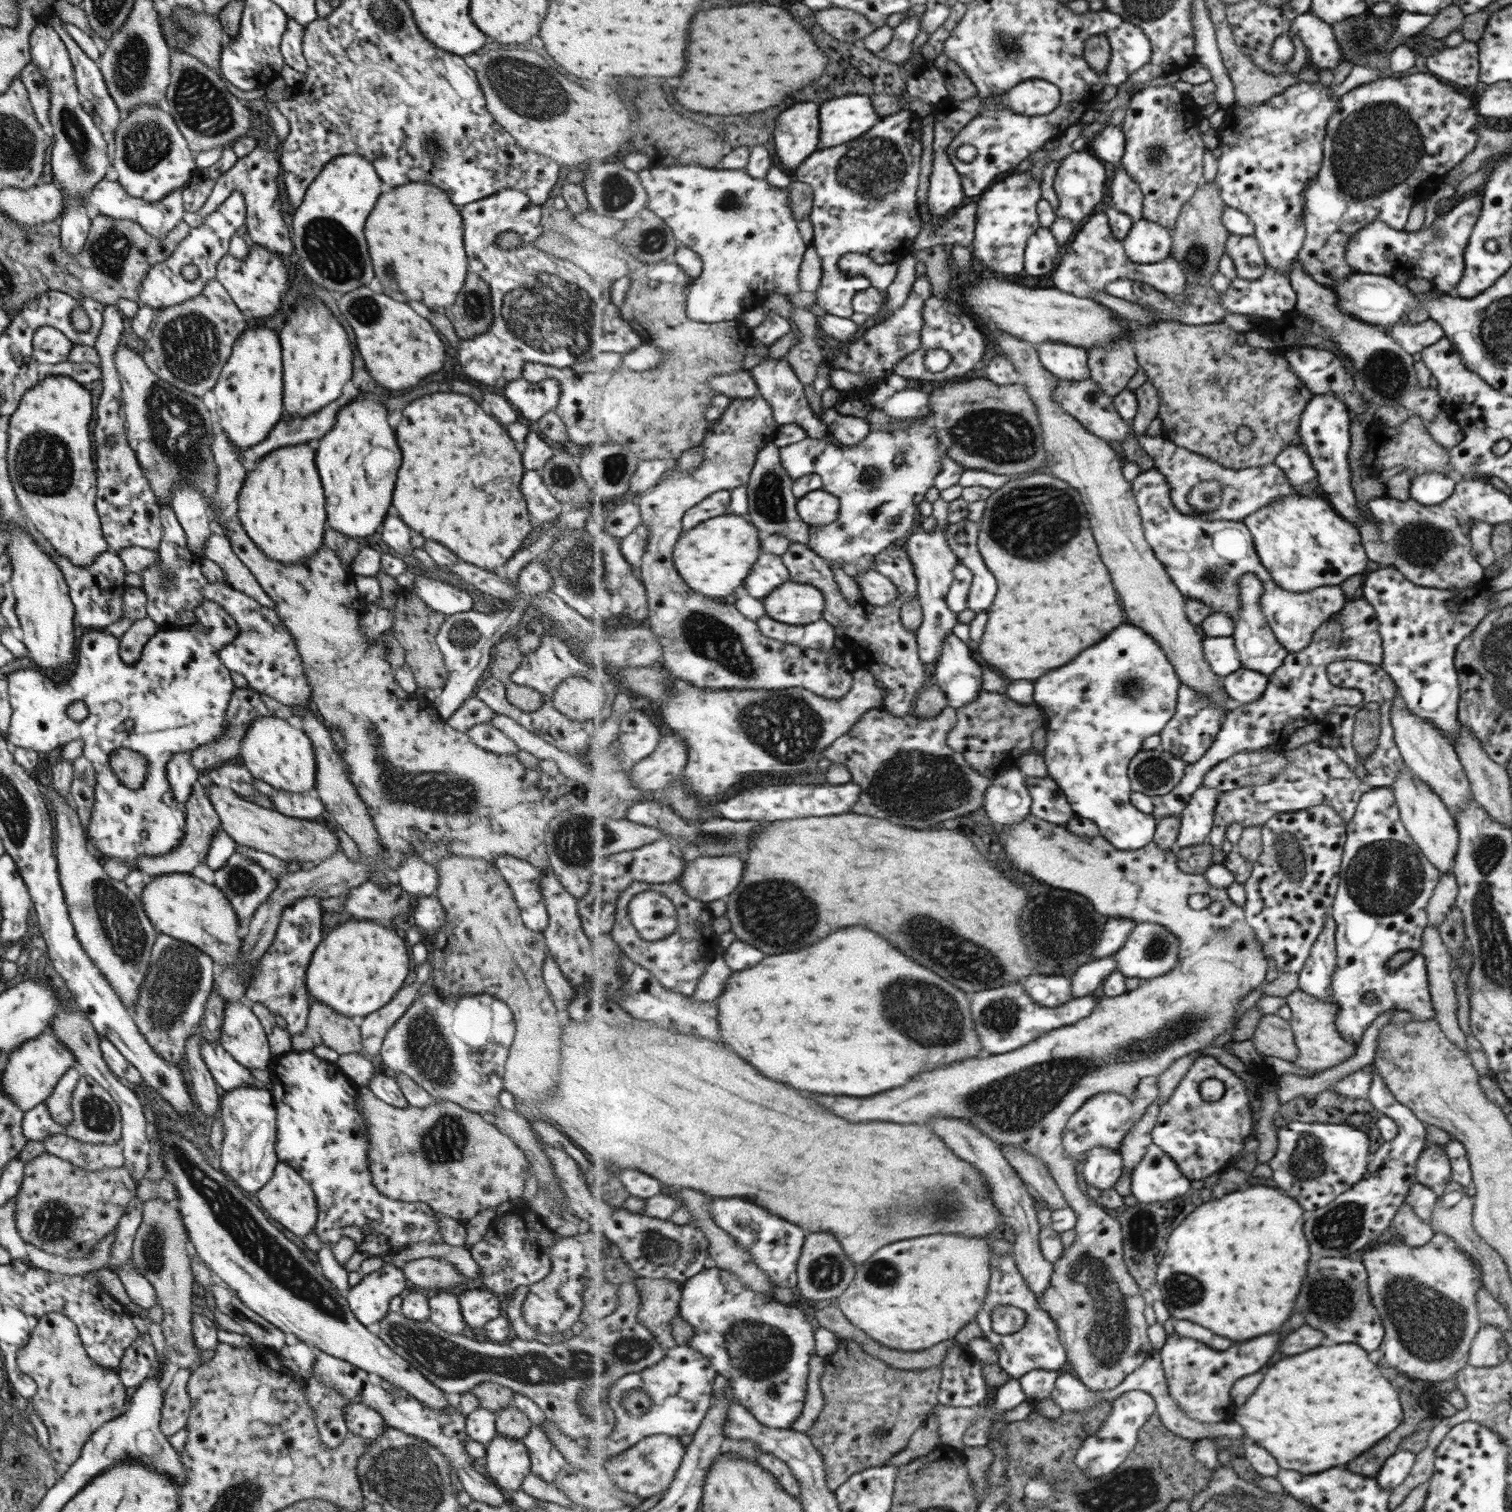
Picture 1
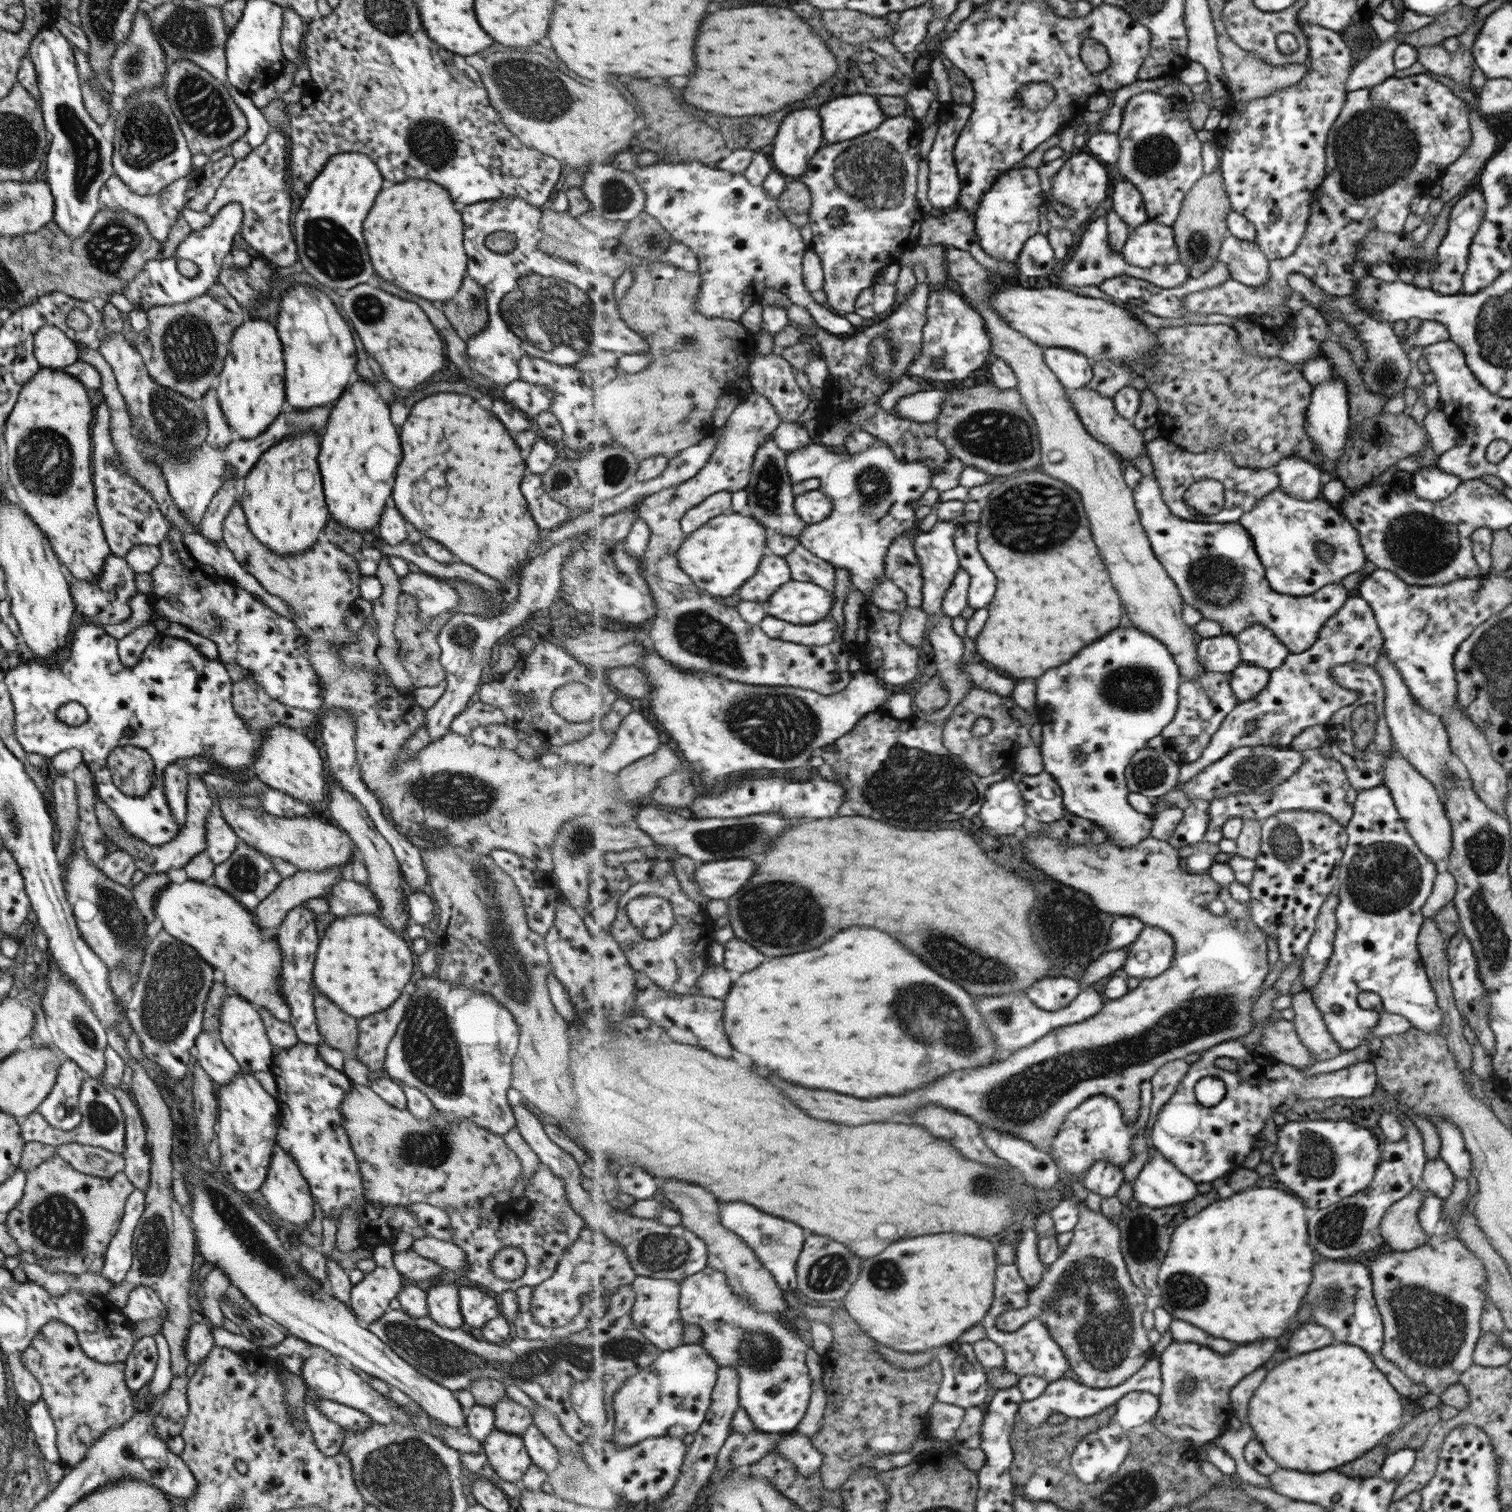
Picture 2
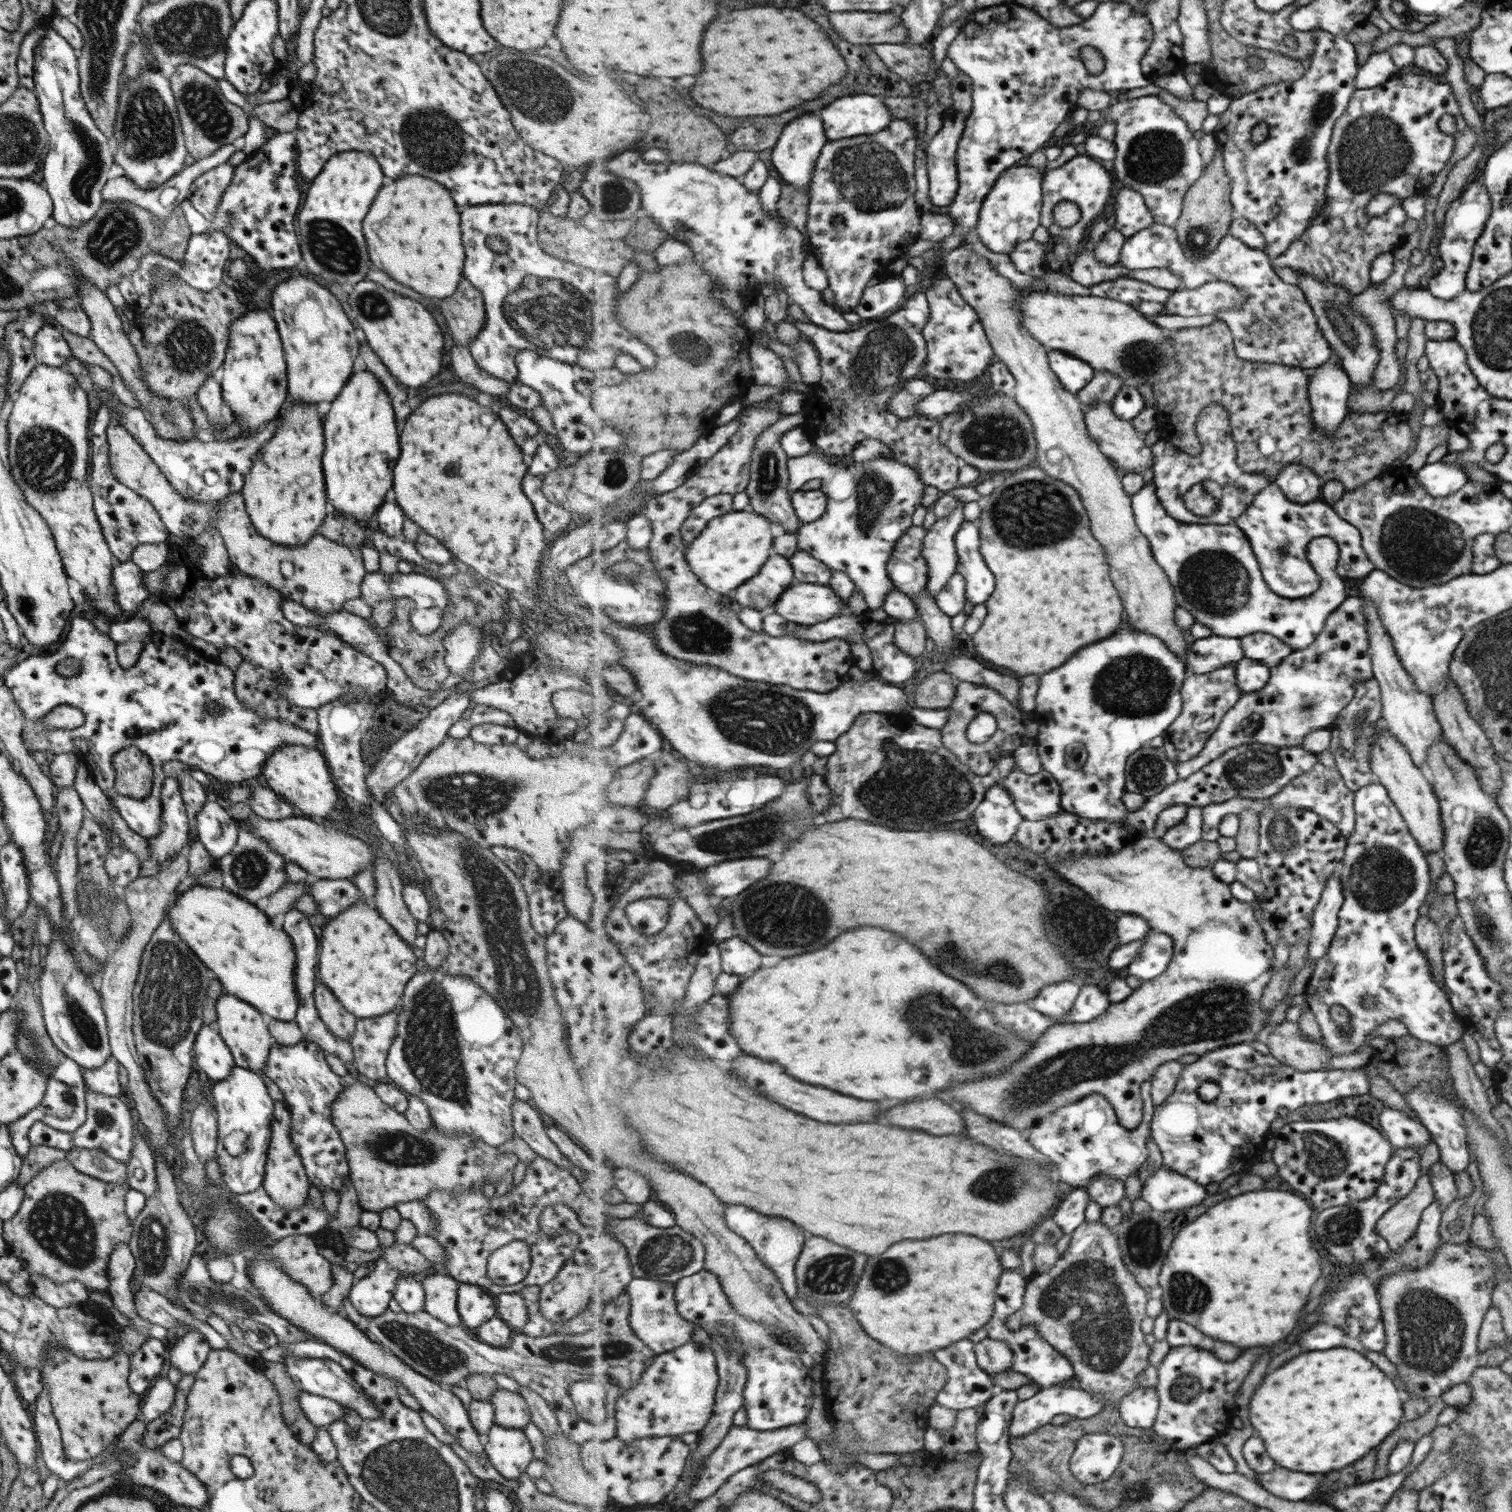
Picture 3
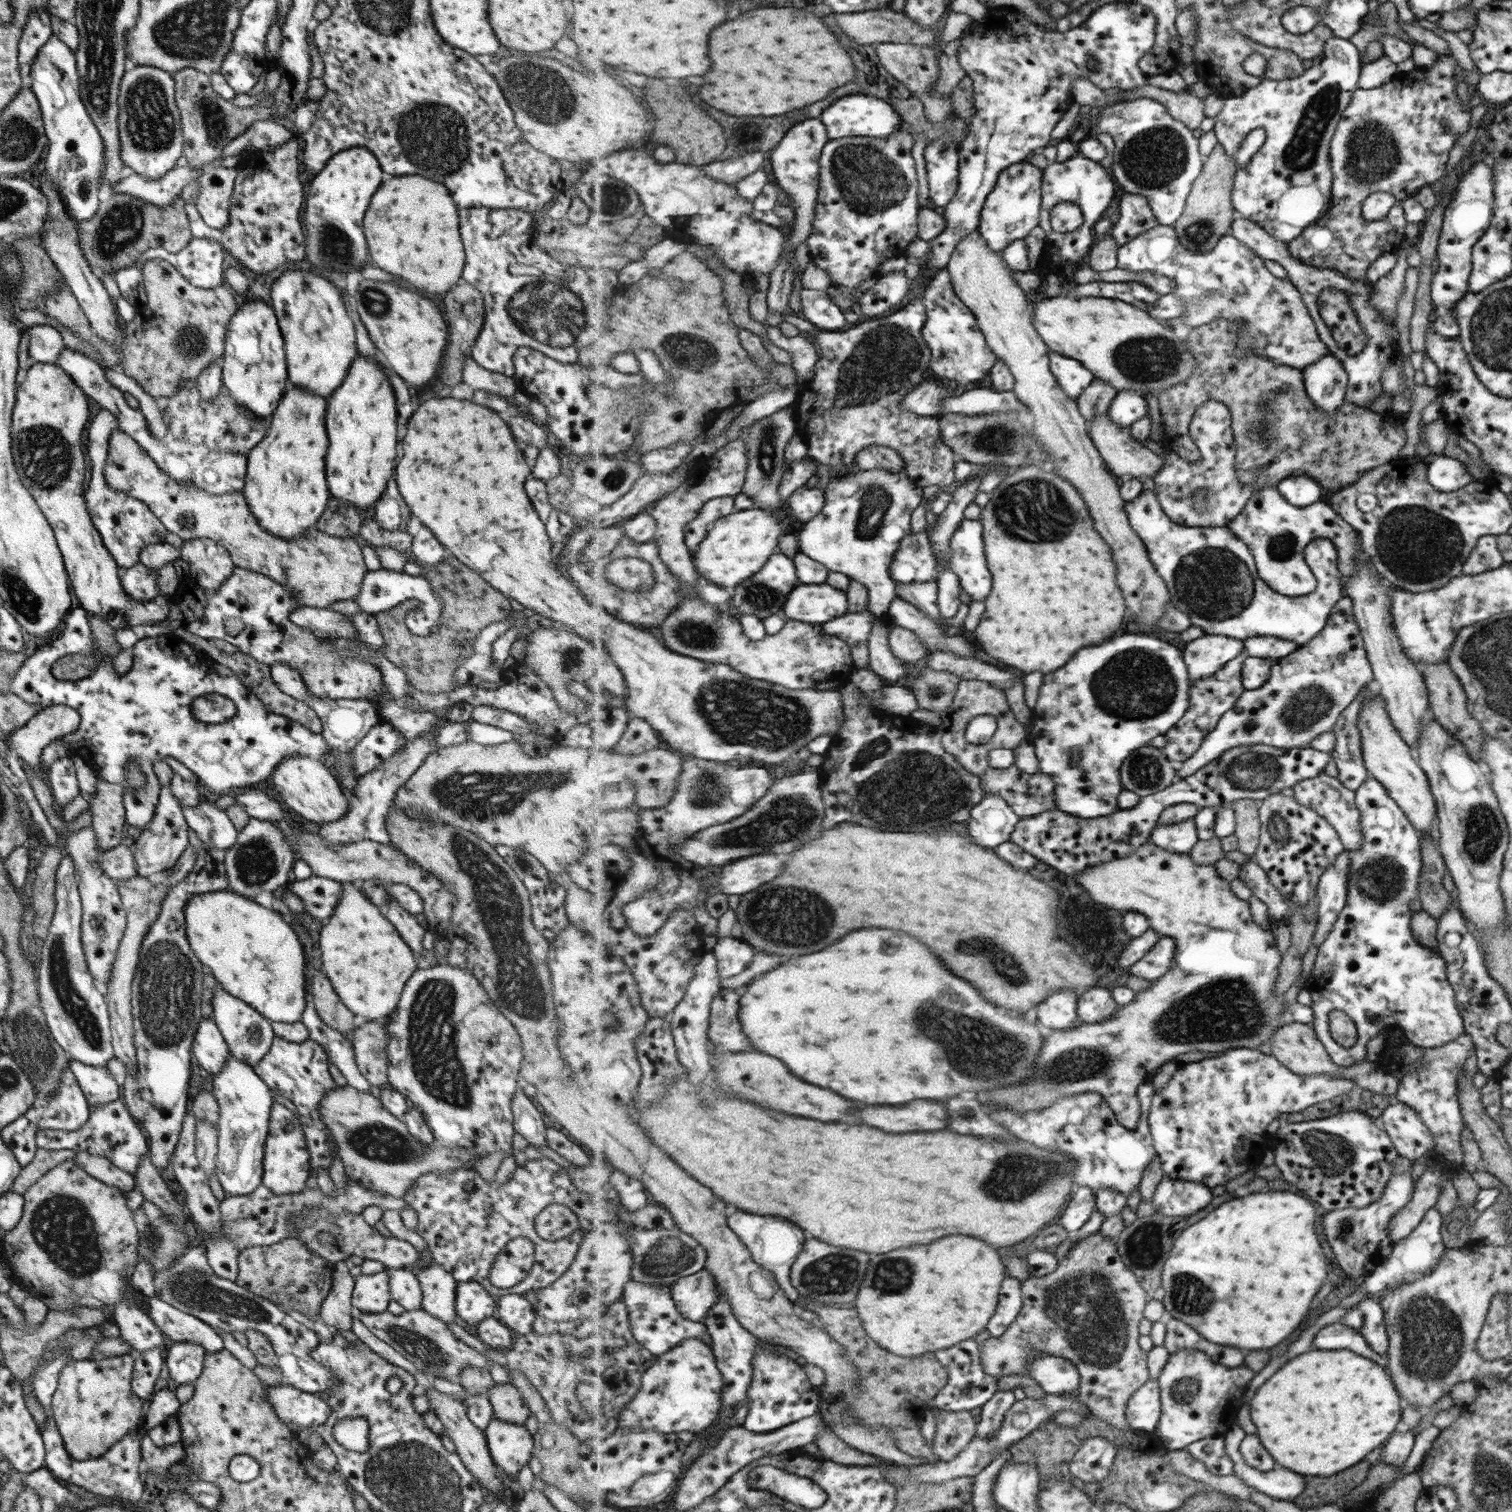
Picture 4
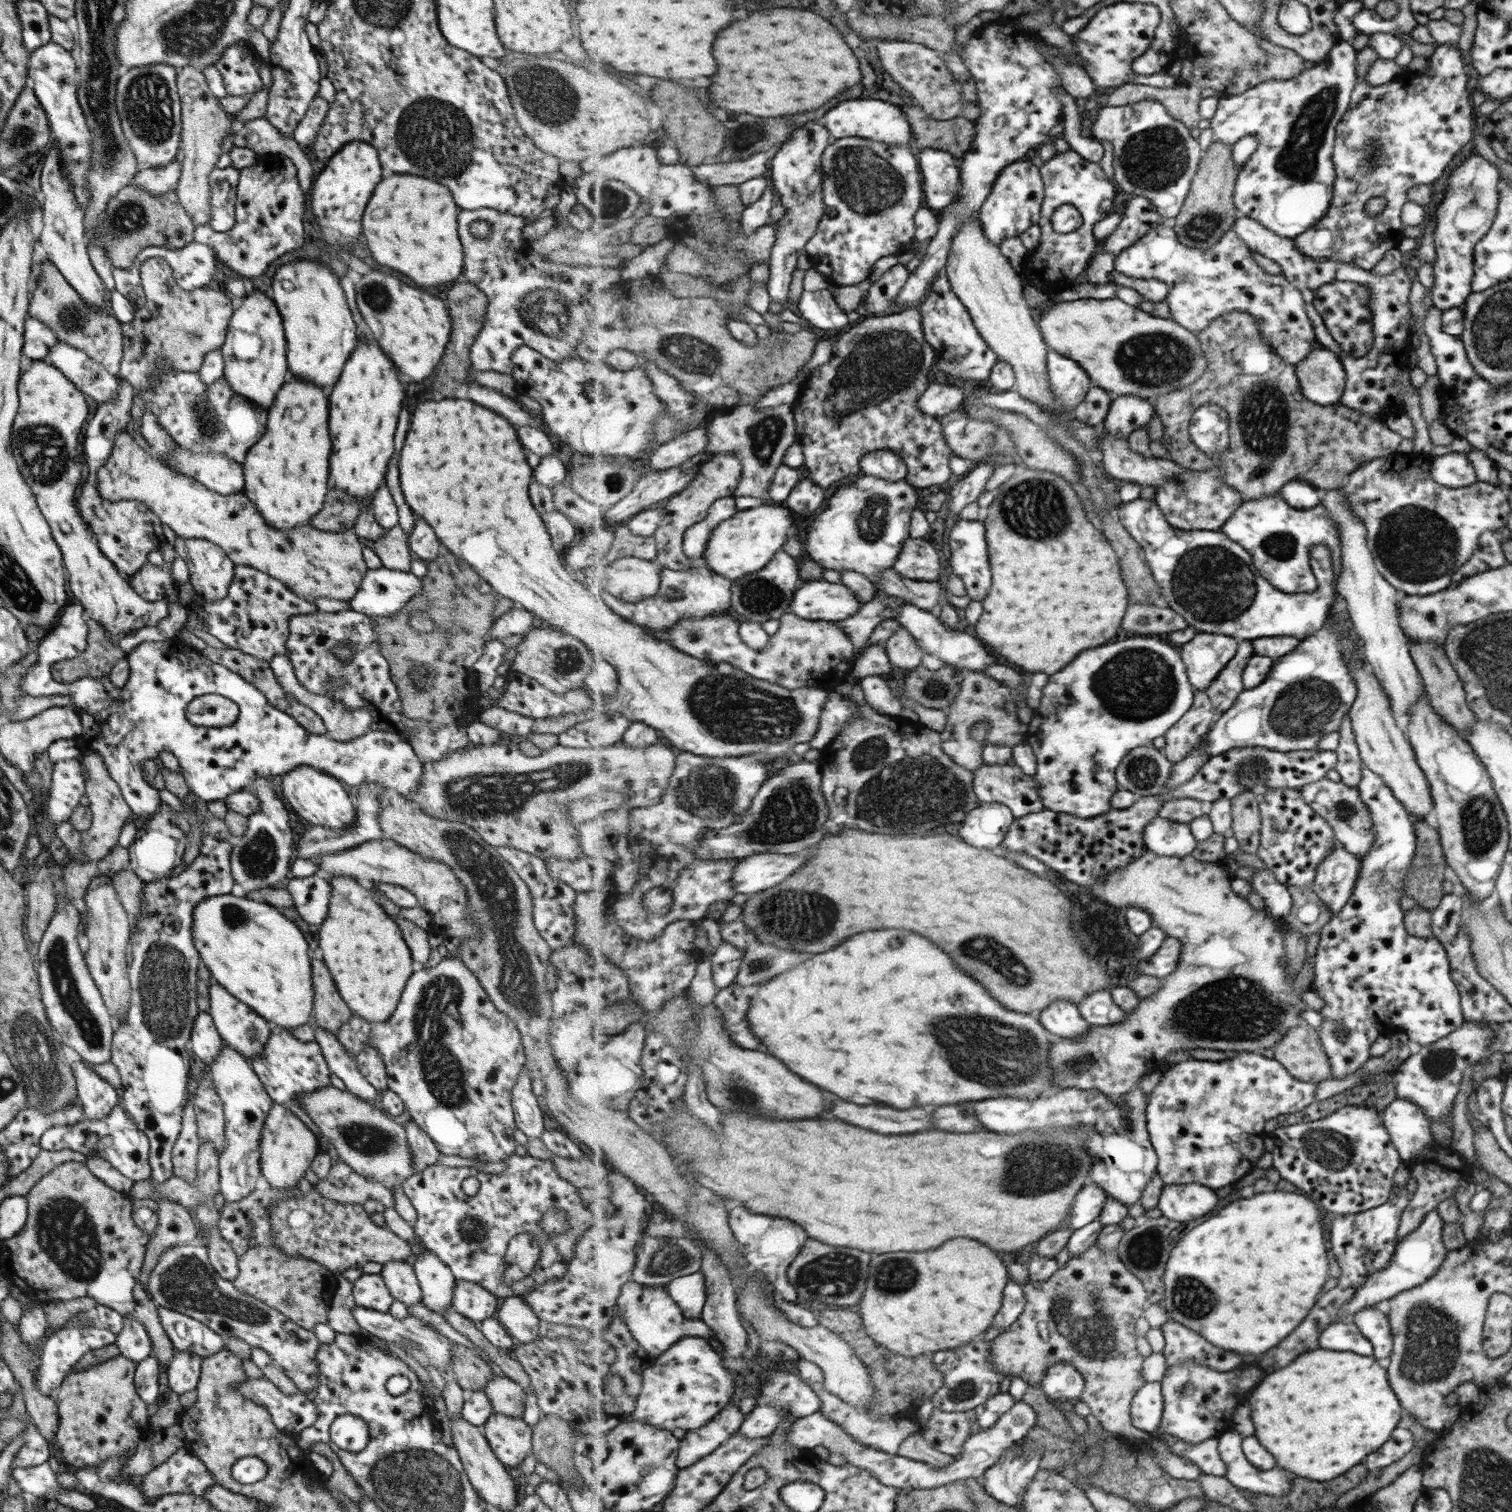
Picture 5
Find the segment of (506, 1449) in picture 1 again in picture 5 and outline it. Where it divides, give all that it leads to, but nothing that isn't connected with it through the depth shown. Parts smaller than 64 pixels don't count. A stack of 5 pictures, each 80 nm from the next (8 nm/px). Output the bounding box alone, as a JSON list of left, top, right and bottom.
[481,1412,532,1471]

